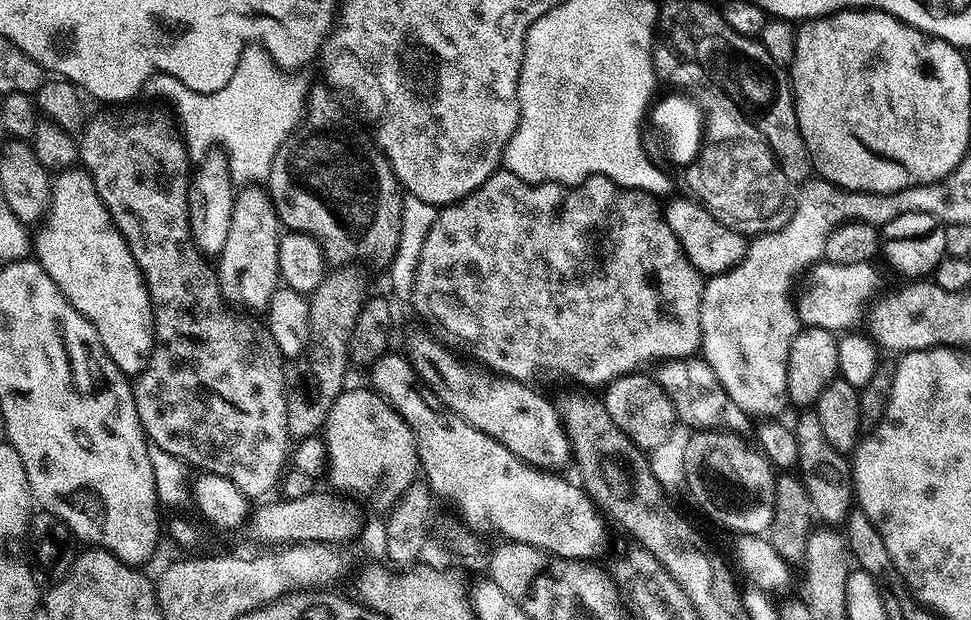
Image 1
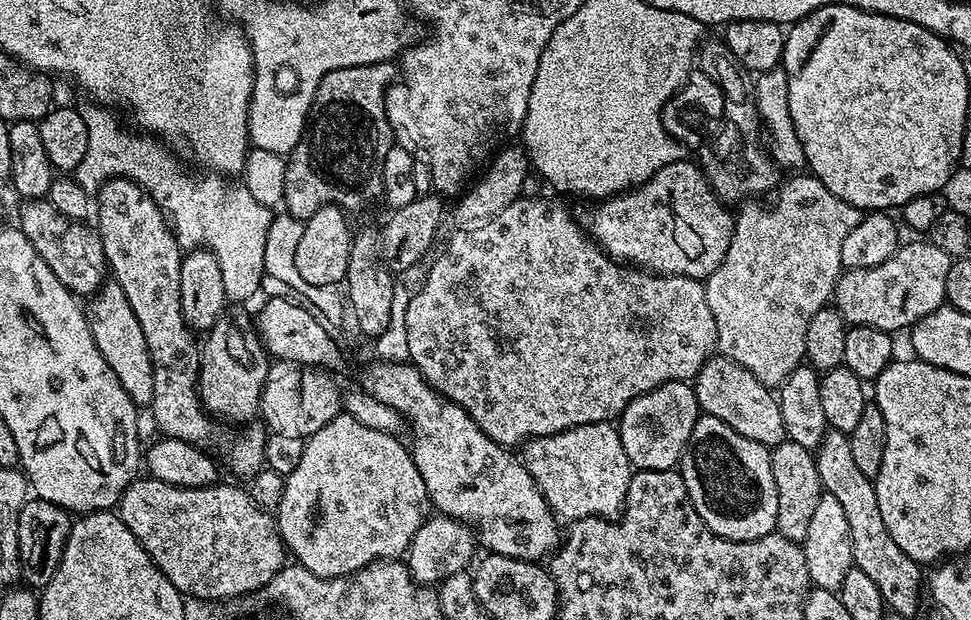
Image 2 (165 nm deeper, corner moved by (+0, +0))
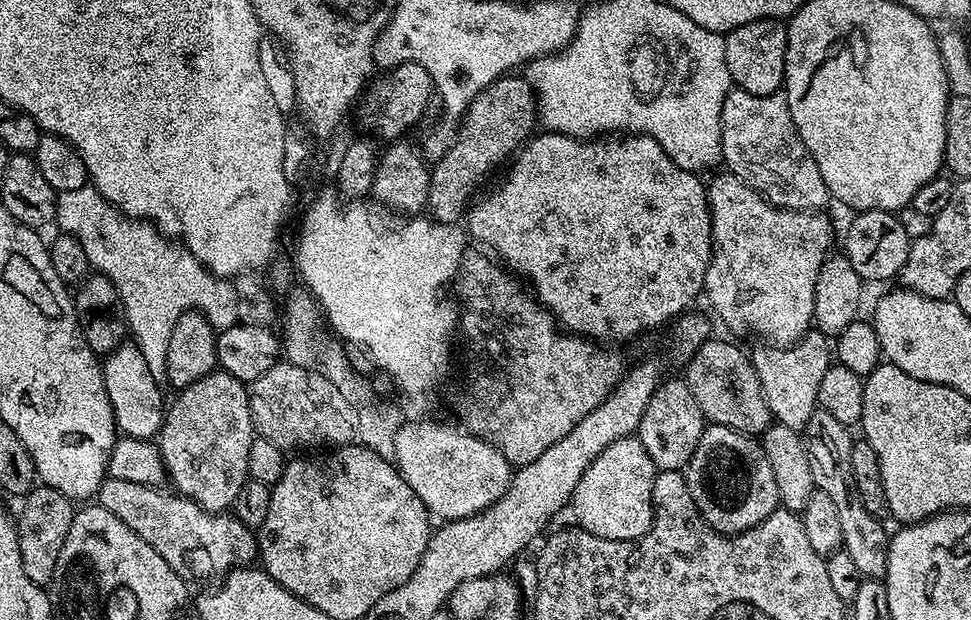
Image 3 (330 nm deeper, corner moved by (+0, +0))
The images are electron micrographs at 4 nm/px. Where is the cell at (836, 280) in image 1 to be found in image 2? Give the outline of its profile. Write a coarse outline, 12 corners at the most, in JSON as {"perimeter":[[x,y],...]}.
{"perimeter":[[901,246],[836,279],[845,325],[911,330],[945,307],[953,257]]}

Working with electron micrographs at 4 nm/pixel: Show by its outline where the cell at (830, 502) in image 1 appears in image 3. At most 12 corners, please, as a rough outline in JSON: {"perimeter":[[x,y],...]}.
{"perimeter":[[829,337],[750,352],[773,421],[803,430],[834,363]]}

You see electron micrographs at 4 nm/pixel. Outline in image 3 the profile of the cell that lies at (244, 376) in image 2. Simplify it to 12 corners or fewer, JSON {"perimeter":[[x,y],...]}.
{"perimeter":[[217,370],[158,433],[171,487],[227,513],[250,477],[249,385]]}

